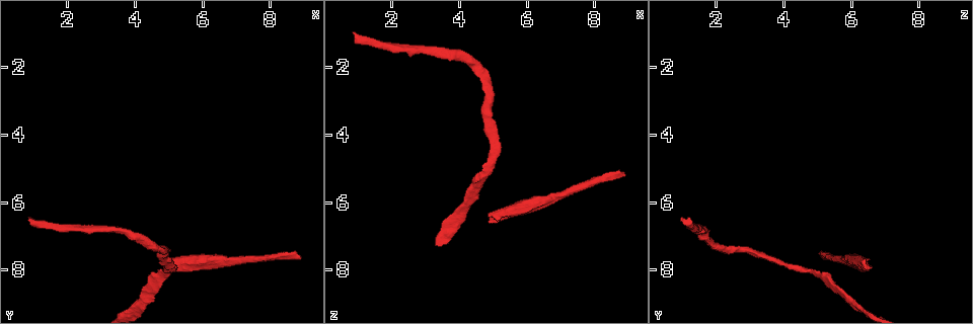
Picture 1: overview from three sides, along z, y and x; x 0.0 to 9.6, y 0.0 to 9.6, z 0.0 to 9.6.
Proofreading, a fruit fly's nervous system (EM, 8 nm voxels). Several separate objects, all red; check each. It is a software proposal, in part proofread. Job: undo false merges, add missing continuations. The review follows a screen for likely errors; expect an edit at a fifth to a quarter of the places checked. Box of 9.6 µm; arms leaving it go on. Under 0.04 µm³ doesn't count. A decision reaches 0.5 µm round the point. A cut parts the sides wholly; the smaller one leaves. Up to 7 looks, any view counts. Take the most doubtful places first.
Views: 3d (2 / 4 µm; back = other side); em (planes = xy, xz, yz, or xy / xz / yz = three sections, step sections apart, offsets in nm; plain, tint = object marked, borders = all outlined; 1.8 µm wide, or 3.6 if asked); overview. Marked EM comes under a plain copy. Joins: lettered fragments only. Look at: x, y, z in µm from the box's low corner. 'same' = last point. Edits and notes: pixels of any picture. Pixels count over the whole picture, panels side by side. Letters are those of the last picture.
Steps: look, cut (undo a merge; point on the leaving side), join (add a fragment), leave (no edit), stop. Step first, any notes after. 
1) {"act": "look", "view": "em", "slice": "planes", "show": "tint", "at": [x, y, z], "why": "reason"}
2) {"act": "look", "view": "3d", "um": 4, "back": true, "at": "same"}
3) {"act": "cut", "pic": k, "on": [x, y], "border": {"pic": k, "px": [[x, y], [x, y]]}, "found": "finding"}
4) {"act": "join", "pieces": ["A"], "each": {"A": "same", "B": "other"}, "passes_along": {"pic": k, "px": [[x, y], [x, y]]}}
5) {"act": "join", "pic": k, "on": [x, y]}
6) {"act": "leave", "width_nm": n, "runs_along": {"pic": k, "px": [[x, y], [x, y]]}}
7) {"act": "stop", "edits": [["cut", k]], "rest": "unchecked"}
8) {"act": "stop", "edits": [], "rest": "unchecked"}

{"act": "look", "view": "3d", "um": 2, "at": [8.90, 7.65, 5.15], "why": "branch stops here"}

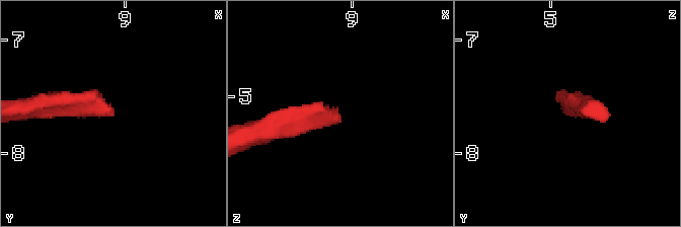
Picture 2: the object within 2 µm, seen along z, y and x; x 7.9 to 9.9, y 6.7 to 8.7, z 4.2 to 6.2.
{"act": "look", "view": "em", "slice": "xz", "step": 8, "show": "borders", "at": [8.90, 7.64, 5.14]}

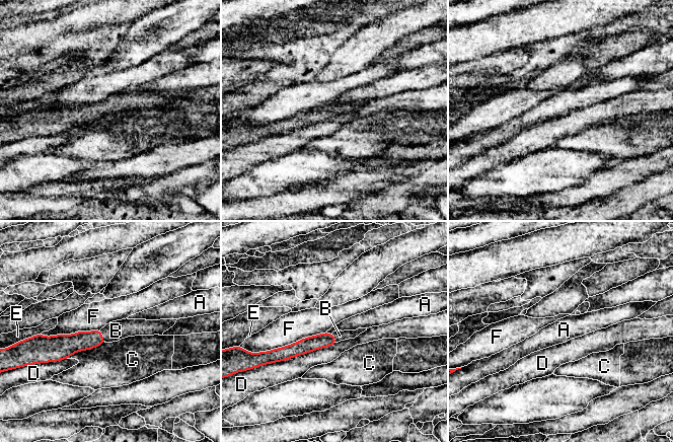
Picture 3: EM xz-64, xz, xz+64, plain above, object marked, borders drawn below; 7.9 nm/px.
{"act": "look", "view": "em", "slice": "planes", "show": "borders", "at": "same"}

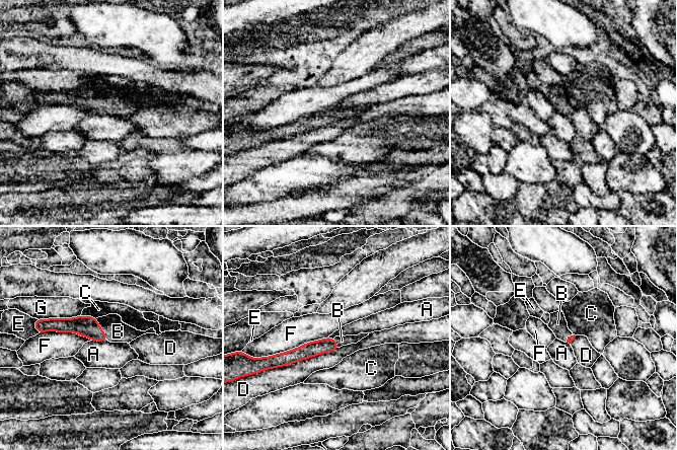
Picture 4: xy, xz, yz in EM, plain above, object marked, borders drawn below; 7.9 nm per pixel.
{"act": "join", "pieces": ["B"], "each": {"A": "other", "B": "same", "C": "other", "D": "other", "E": "other", "F": "other", "G": "other"}, "passes_along": {"pic": 4, "px": [[87, 326], [101, 329], [118, 331]]}, "found": "the neuron continues"}

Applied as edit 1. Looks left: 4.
{"act": "look", "view": "overview", "why": "redraw"}

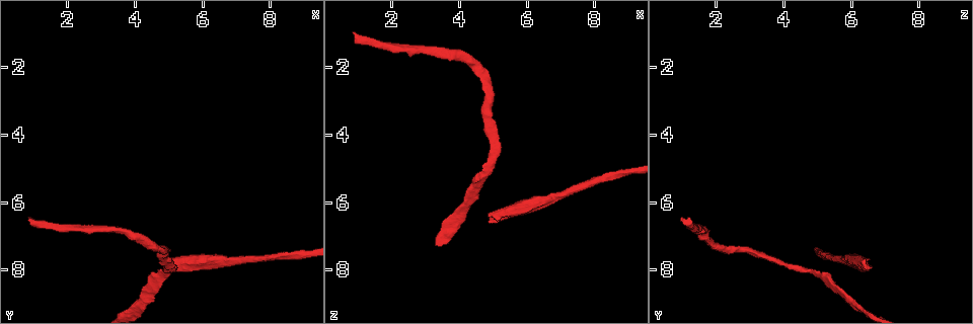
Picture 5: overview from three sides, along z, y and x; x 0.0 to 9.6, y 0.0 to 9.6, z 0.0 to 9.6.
{"act": "look", "view": "em", "slice": "xy", "step": 4, "show": "borders", "at": [4.85, 7.90, 6.55], "why": "thick end"}

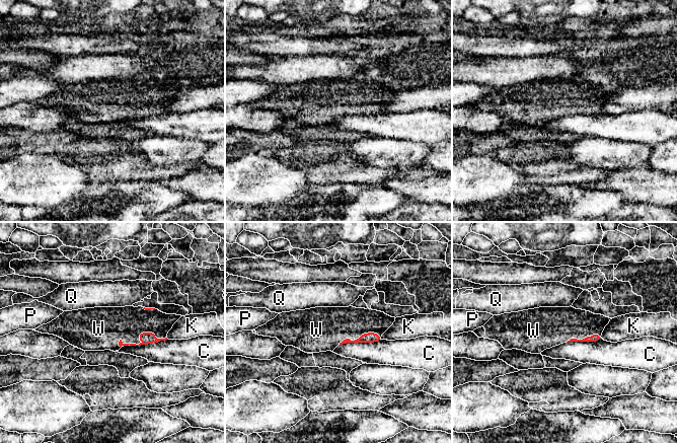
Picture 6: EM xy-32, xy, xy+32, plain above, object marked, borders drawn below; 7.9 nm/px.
{"act": "look", "view": "em", "slice": "planes", "show": "borders", "at": "same", "why": "cut it another way"}

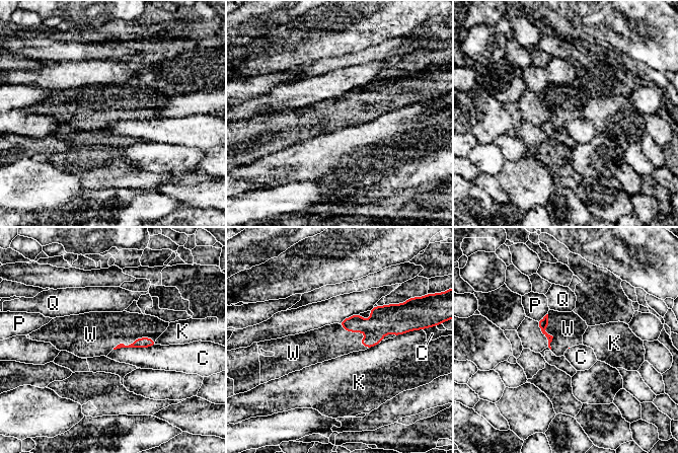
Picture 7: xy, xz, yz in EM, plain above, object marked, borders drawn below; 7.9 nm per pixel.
{"act": "join", "pieces": ["W"], "each": {"C": "other", "K": "other", "P": "other", "Q": "other", "W": "same"}, "passes_along": {"pic": 7, "px": [[389, 319], [362, 332], [332, 341]]}, "found": "the neuron continues"}

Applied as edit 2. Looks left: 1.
{"act": "stop", "edits": [["join", 4], ["join", 7]], "rest": "unchecked"}

